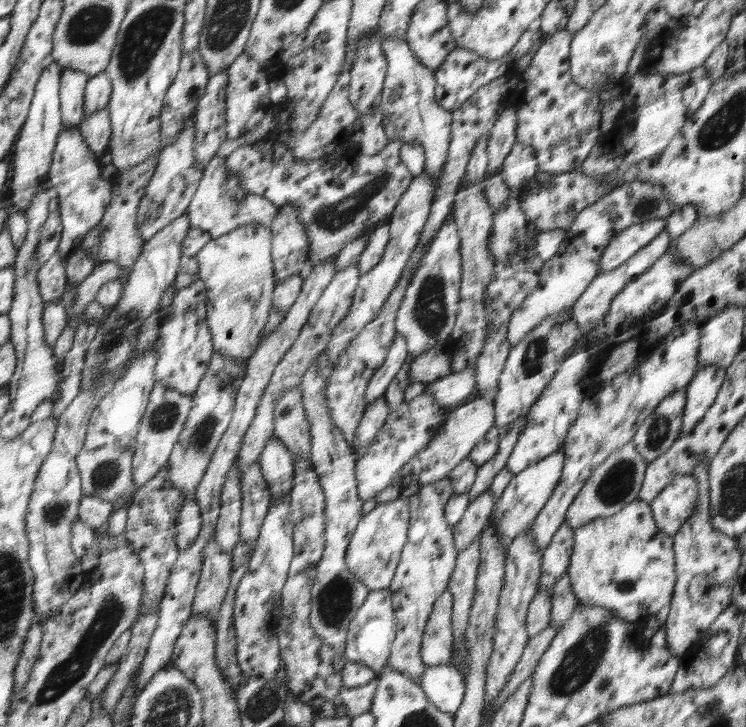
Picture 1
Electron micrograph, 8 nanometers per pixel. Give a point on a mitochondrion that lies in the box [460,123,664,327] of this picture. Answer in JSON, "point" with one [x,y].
{"point":[644,206]}

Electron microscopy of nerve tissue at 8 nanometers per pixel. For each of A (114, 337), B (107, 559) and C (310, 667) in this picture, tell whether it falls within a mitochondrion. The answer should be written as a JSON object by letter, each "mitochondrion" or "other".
{"A":"mitochondrion","B":"other","C":"other"}

